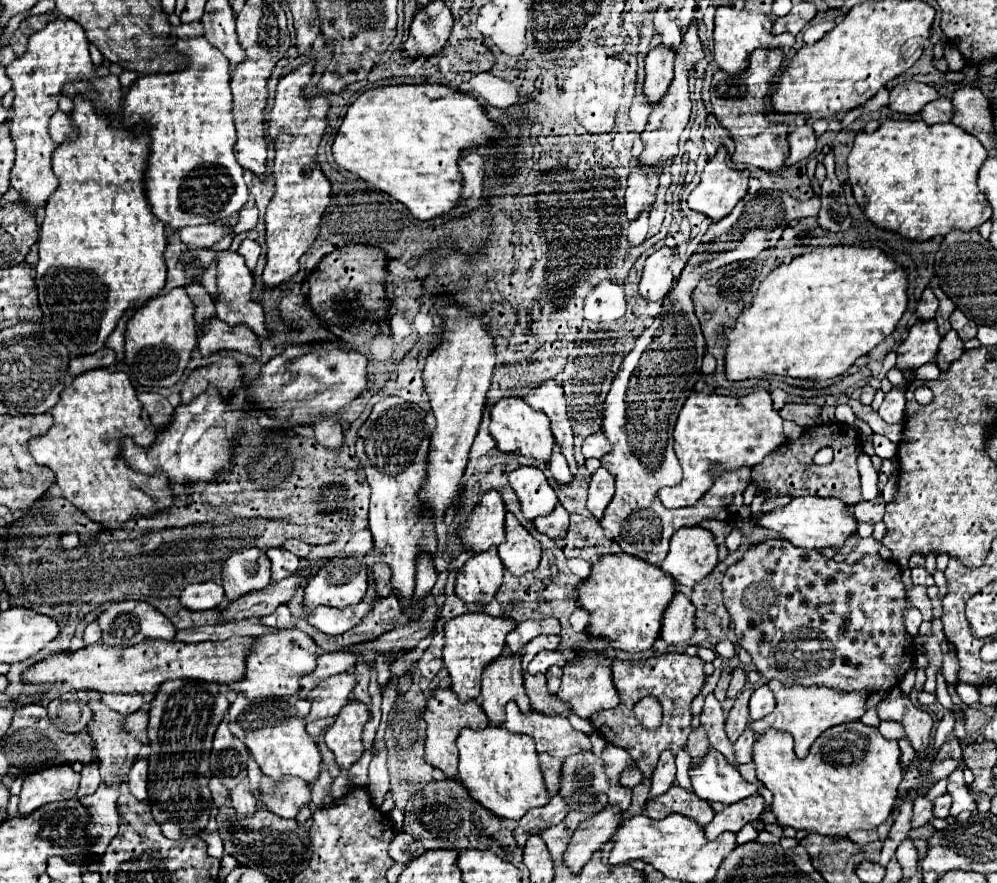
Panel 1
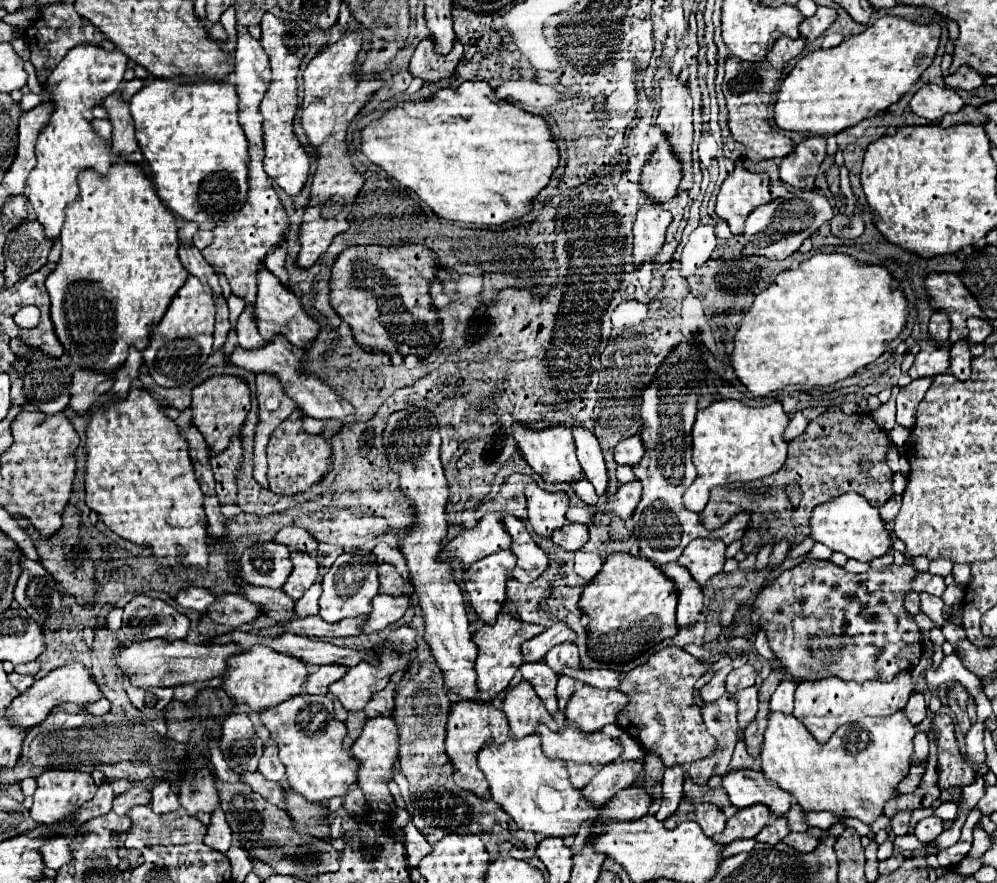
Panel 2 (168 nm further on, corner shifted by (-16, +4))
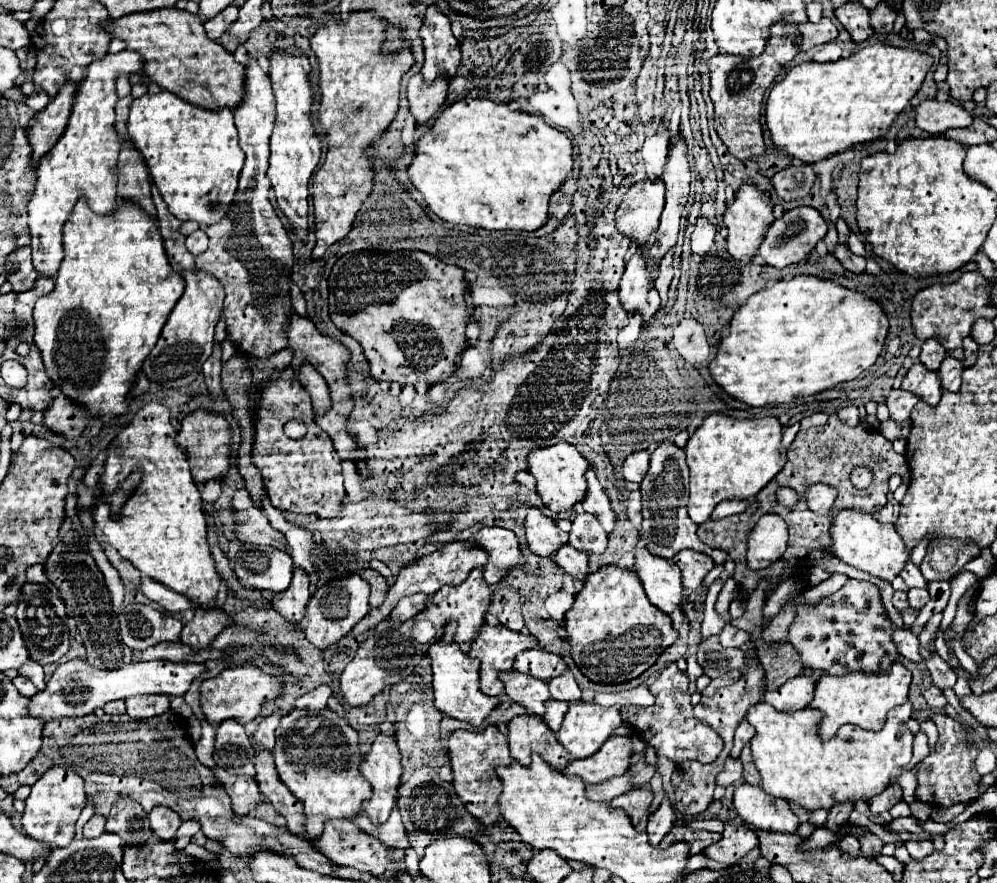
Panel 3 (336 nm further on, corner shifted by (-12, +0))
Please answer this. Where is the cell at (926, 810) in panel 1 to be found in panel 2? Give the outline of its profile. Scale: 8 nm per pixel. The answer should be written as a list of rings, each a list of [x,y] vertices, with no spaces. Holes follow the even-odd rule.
[[[930,815],[922,821],[916,823],[914,827],[914,835],[922,841],[922,843],[930,843],[932,839],[936,839],[942,833],[942,819],[938,819],[936,815]]]

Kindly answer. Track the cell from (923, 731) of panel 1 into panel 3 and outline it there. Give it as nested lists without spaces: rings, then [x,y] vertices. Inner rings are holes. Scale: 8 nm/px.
[[[934,713],[932,721],[938,727],[938,741],[934,745],[934,751],[920,763],[916,771],[918,787],[916,787],[916,799],[928,805],[940,805],[940,807],[952,807],[958,803],[970,803],[974,801],[980,791],[980,775],[974,769],[974,757],[976,757],[976,747],[970,743],[966,729],[950,719],[944,713]]]

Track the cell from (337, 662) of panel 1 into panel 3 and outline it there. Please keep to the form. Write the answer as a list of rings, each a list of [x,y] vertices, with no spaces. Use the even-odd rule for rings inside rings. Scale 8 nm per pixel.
[[[320,685],[314,691],[298,697],[294,701],[294,709],[308,709],[308,711],[320,711],[326,707],[328,697],[332,695],[332,689],[328,685]]]

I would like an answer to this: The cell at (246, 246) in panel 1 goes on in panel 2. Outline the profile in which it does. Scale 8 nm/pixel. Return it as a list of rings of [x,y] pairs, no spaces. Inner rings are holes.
[[[278,245],[276,249],[268,251],[268,257],[264,259],[264,265],[270,273],[274,273],[282,281],[282,285],[288,287],[288,273],[284,271],[284,259],[286,259],[286,247]]]

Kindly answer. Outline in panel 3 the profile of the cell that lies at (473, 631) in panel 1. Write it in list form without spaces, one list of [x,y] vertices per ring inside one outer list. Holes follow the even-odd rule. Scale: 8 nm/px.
[[[498,625],[498,627],[482,627],[478,637],[472,641],[470,645],[470,657],[476,657],[480,659],[480,689],[488,695],[502,695],[504,693],[504,685],[498,681],[498,673],[500,671],[510,671],[512,669],[512,663],[516,659],[518,653],[526,651],[526,649],[534,649],[538,647],[538,641],[536,637],[532,635],[522,635],[522,633],[516,633],[504,625]]]

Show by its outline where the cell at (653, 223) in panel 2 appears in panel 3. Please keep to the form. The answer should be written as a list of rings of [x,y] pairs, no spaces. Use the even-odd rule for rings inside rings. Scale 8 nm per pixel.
[[[636,249],[632,259],[626,265],[624,277],[620,281],[620,303],[628,315],[640,313],[642,325],[648,327],[652,315],[660,309],[660,297],[654,289],[654,283],[648,279],[650,269],[646,267],[646,255],[642,249]]]

